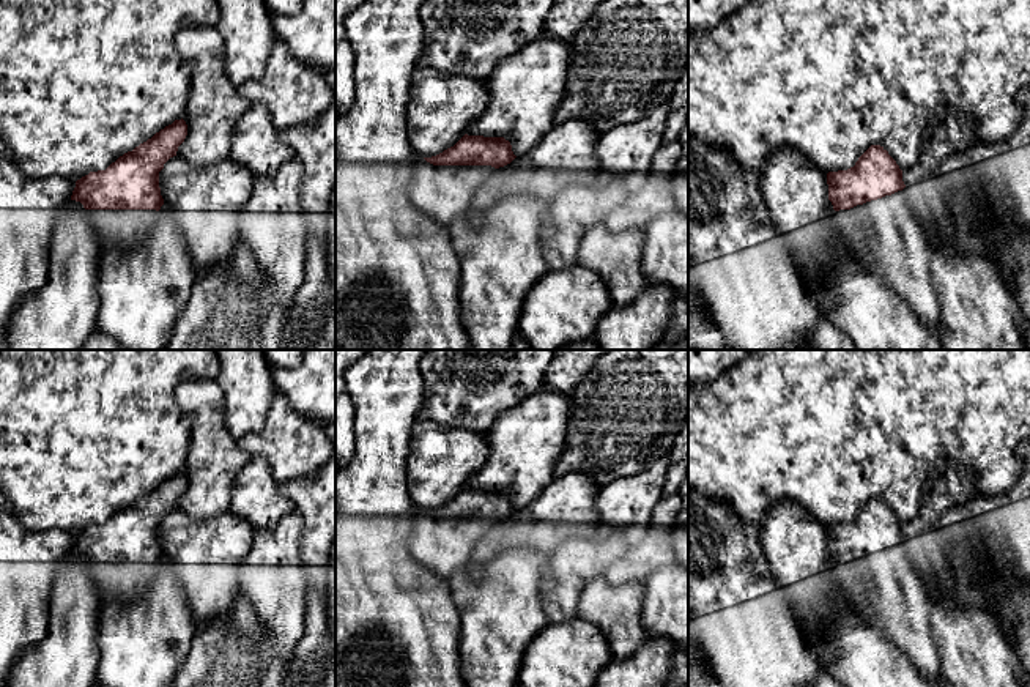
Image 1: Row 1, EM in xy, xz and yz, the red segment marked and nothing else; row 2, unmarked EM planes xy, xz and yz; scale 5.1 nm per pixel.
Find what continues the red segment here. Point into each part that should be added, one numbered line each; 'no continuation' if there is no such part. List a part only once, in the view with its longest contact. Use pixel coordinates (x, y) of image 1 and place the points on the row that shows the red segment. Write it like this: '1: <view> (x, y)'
1: xy (114, 227)

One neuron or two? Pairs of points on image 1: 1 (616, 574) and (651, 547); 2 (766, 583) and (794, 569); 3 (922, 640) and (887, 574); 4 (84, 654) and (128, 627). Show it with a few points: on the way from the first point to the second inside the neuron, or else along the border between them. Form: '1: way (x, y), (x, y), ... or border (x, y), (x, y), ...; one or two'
1: way (624, 569), (643, 555); one
2: border (759, 545), (767, 569), (778, 586); two
3: way (912, 624), (901, 613), (896, 601), (887, 590); one
4: border (101, 610), (98, 623), (100, 661), (96, 670); two

